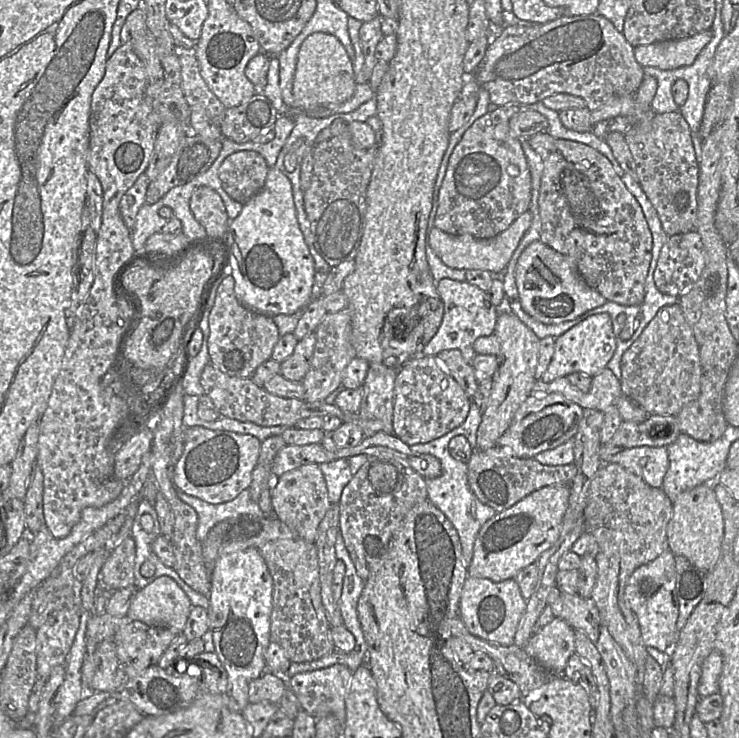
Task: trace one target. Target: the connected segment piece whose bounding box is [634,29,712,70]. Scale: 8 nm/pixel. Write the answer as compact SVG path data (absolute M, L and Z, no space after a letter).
M712 29L678 40L666 40L634 47L634 56L643 67L673 70L694 62L712 39Z

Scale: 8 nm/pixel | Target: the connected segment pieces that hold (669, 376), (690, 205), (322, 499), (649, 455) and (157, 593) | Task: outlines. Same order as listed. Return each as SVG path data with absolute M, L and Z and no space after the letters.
M678 304L662 307L621 359L622 395L651 414L676 416L700 393L701 363L693 331Z
M679 110L656 113L650 121L632 125L624 138L633 158L636 180L655 208L666 235L695 230L703 138L690 130Z
M307 464L273 478L270 488L276 518L309 543L315 543L319 525L331 507L324 475L318 464Z
M667 447L628 448L613 455L608 462L621 465L653 487L661 487L669 467Z
M160 576L138 591L127 616L181 634L192 607L187 594L175 580Z

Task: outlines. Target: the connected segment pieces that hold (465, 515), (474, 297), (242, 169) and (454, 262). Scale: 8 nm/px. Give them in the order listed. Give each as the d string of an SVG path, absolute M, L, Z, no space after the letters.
M471 403L467 418L460 426L435 440L410 446L412 452L433 455L441 463L441 475L436 478L426 479L428 500L449 519L456 529L461 544L462 562L467 569L473 556L474 542L480 528L497 512L490 506L483 504L471 491L468 484L467 464L454 459L450 455L448 444L453 437L463 435L475 450L477 429L481 420L482 412L475 404Z
M444 278L437 281L437 292L444 305L442 322L429 342L423 348L423 354L427 357L436 356L446 350L459 350L465 362L473 365L476 355L474 342L481 336L489 336L494 333L499 316L497 307L494 307L487 291L483 291L466 281L455 281Z
M243 150L229 155L218 169L223 190L242 204L250 200L265 185L270 167L257 152Z
M529 211L521 214L506 230L489 239L474 238L469 234L452 235L432 228L427 236L427 244L441 261L450 268L477 269L489 271L494 276L503 274L520 240L529 229L532 216Z

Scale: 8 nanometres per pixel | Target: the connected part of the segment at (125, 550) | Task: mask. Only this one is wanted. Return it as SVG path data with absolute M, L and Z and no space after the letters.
M131 537L111 549L100 570L100 583L106 590L116 591L134 586L135 542Z

